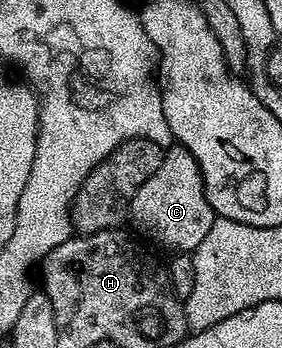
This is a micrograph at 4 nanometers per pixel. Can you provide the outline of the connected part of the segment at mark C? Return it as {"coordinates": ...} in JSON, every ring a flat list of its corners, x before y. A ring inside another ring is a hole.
{"coordinates":[[174,146,163,155,156,174,136,190,128,216,144,235,171,248,171,253,193,254,198,249,208,230,212,230,216,214,206,197,200,166,187,148]]}

